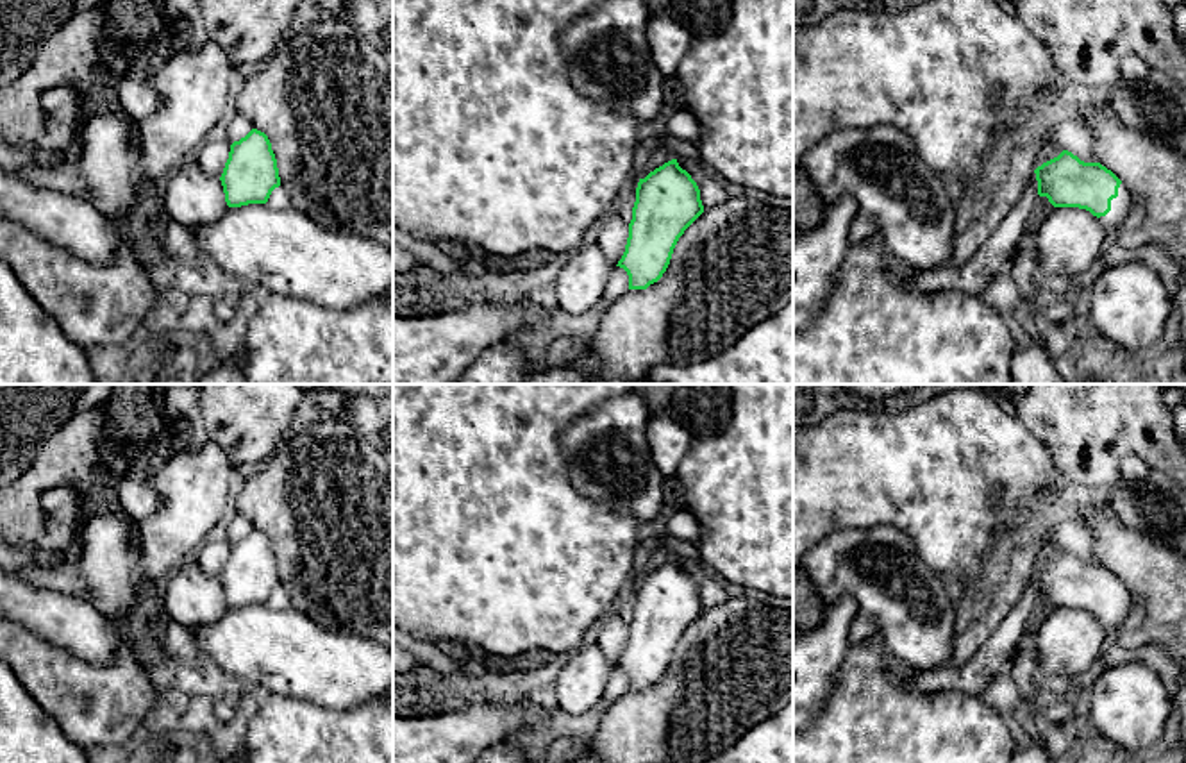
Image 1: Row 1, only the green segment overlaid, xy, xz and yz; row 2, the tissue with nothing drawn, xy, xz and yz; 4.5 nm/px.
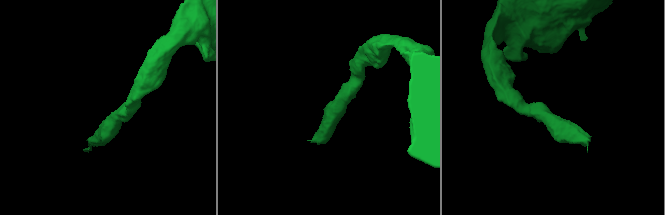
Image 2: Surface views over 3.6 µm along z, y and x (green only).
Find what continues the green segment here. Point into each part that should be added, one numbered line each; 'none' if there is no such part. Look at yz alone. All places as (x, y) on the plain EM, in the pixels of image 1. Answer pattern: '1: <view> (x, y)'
1: yz (1120, 606)

